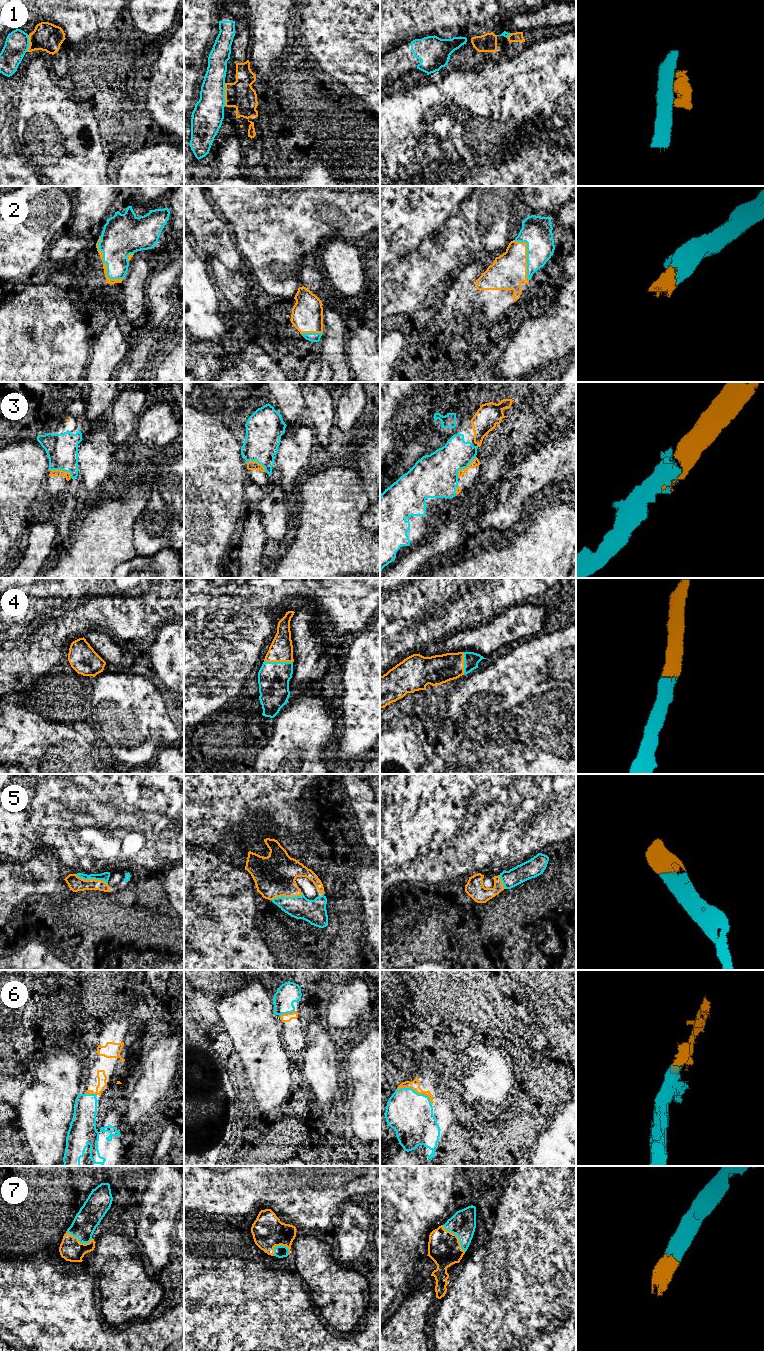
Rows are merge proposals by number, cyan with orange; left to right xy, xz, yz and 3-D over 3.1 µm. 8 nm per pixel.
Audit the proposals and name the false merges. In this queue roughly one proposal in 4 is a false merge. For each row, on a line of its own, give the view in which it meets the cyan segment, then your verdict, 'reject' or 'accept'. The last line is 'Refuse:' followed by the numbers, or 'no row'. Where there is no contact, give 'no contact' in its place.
1: contact in xz; reject
2: contact in xy; accept
3: contact in yz; accept
4: contact in xz; accept
5: contact in xy; accept
6: contact in yz; accept
7: contact in yz; accept
Refuse: 1

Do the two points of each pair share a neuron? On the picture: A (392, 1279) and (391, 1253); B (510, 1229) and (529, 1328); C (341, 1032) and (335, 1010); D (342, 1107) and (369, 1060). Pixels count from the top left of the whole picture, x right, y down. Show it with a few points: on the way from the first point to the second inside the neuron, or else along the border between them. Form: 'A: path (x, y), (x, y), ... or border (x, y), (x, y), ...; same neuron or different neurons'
A: path (391, 1273), (391, 1259); same neuron
B: path (527, 1254), (527, 1303); same neuron
C: path (341, 1027), (340, 1015); same neuron
D: path (354, 1095), (369, 1080), (369, 1072); same neuron

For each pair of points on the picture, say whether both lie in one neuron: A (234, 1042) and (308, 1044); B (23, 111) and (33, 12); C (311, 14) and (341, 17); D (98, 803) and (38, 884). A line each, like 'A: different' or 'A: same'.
A: same
B: different
C: different
D: different

